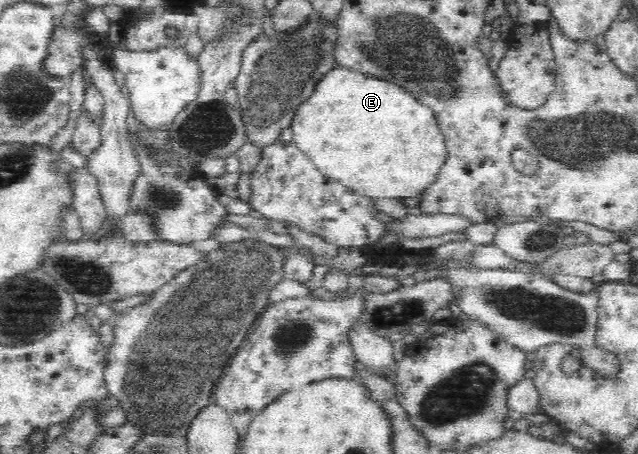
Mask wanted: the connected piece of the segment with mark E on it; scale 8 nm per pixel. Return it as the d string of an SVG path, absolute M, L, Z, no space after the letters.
M334 66L334 68L330 69L330 72L326 72L324 76L320 77L318 82L315 82L312 96L309 96L302 104L296 107L289 127L293 134L292 144L294 144L298 150L301 150L308 157L308 160L324 176L343 184L354 194L359 194L360 196L374 200L379 198L406 199L420 196L421 192L425 188L428 188L429 184L432 184L432 181L437 179L437 172L447 155L447 152L445 152L444 137L439 131L436 120L432 118L432 112L430 112L428 108L424 108L422 104L418 104L418 102L416 102L412 96L408 96L408 92L404 92L400 86L388 84L388 82L378 80L378 78L374 78L374 76L364 76L364 74L360 74L360 72L352 72L350 69L346 70L346 67Z

